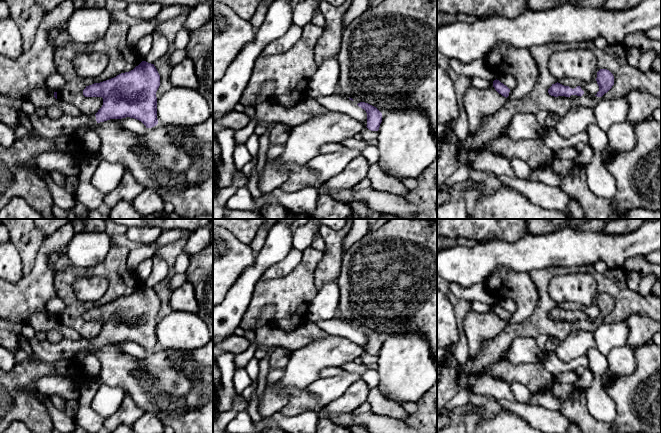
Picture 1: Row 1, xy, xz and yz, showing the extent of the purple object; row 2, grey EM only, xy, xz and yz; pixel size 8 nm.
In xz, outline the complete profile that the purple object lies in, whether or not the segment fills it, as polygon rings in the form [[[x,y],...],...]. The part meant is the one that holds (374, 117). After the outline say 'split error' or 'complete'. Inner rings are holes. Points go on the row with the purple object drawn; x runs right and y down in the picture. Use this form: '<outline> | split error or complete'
[[[360,102],[357,105],[367,113],[366,127],[371,131],[378,131],[382,122],[382,113],[376,107],[365,102]]] | complete

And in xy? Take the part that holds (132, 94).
[[[142,61],[129,72],[86,86],[85,97],[103,98],[103,105],[96,114],[72,116],[63,113],[56,119],[33,114],[29,120],[32,129],[44,138],[63,136],[68,131],[81,133],[104,121],[126,117],[152,128],[158,124],[156,92],[159,86],[160,75],[154,64]]] | split error

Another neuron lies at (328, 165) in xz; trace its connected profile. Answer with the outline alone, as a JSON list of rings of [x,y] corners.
[[[344,147],[341,151],[317,154],[305,166],[316,172],[319,178],[327,181],[342,172],[347,164],[361,155],[362,150]]]

